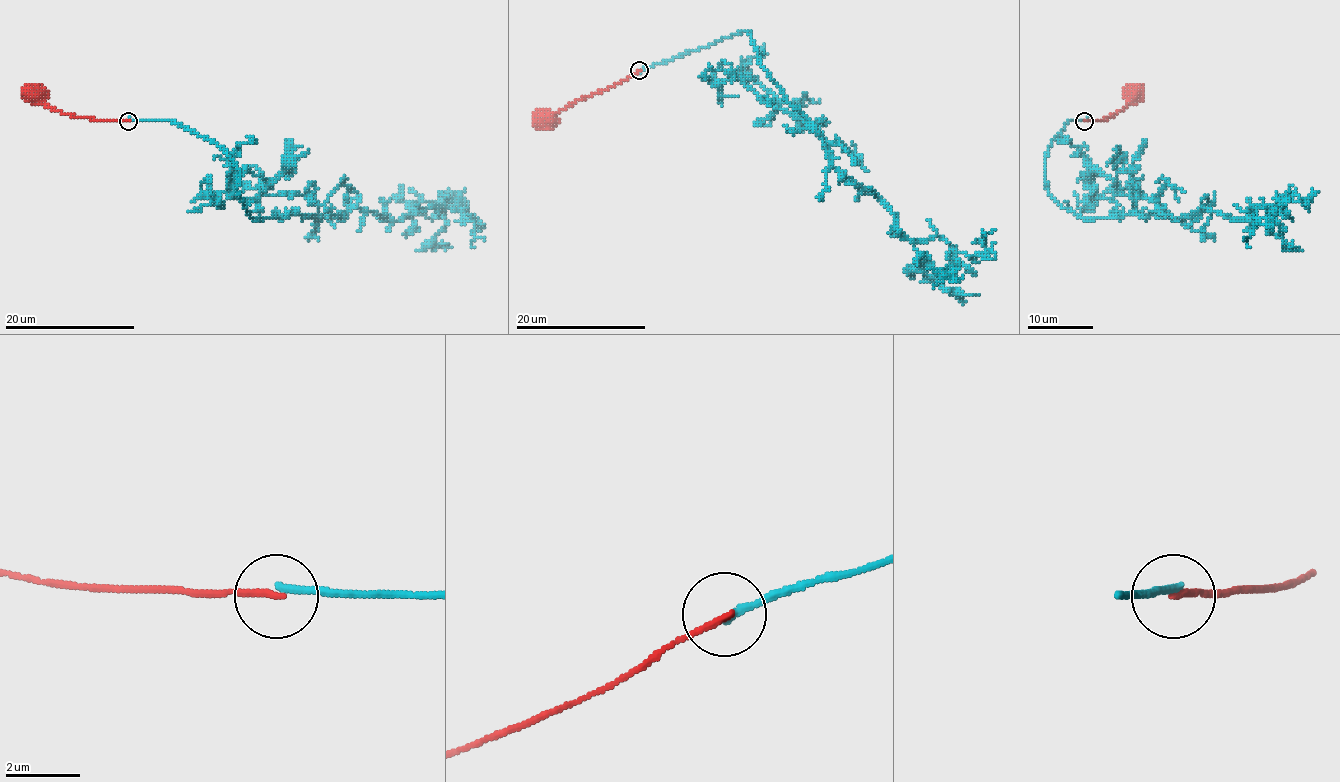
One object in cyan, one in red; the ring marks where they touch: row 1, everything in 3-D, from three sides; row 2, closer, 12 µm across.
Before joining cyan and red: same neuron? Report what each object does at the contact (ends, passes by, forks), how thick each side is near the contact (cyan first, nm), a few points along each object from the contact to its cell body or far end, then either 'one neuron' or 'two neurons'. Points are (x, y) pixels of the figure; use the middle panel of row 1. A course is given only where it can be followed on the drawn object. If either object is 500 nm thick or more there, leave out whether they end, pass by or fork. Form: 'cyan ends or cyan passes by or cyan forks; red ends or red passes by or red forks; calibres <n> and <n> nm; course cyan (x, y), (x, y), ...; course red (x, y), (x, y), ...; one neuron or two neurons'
cyan ends; red ends; calibres 200 and 190 nm; course cyan (639, 71), (749, 30), (832, 164), (902, 234), (972, 255), (986, 252), (985, 235); course red (639, 71), (610, 87), (582, 97), (553, 113), (547, 121); two neurons

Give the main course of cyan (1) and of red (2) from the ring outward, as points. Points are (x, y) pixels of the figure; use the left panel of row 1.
1: (128, 119), (213, 140), (254, 219), (366, 209), (397, 220), (444, 207), (475, 219), (474, 246)
2: (128, 121), (71, 116), (42, 105), (36, 93)

